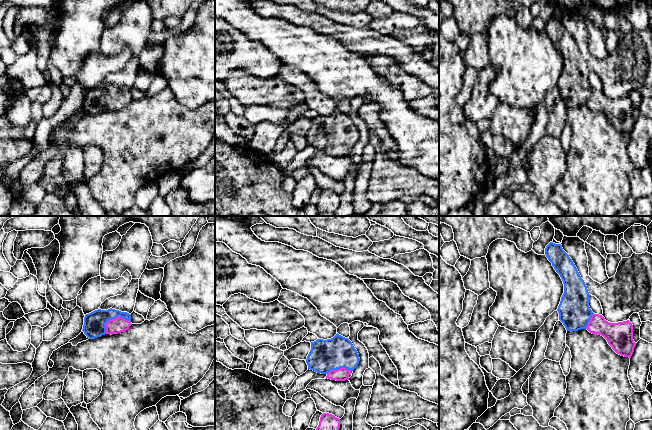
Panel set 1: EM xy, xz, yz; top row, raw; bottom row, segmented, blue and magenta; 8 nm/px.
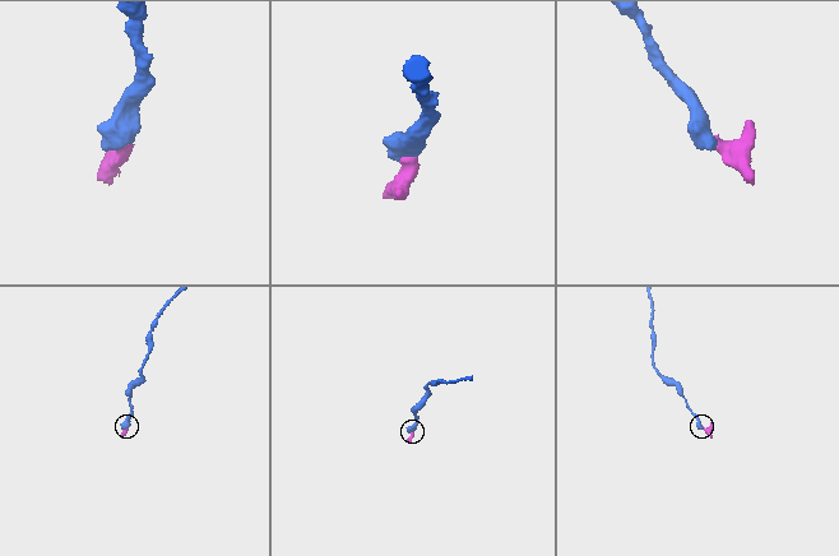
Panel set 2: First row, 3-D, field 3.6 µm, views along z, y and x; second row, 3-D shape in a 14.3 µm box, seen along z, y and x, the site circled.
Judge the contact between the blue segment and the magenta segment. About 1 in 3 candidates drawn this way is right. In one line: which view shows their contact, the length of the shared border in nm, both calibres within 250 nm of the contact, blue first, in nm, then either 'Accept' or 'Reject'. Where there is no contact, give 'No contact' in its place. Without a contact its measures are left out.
Touches blue in xy. Shared border 240 nm. Thickness 180 nm (blue) against 120 nm. Accept

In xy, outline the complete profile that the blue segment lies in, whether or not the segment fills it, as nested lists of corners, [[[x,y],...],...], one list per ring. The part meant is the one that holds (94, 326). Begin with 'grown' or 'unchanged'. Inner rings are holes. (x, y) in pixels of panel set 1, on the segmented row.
grown; [[[98,309],[85,315],[82,331],[87,338],[95,339],[105,334],[125,332],[131,325],[131,314],[127,312]]]

